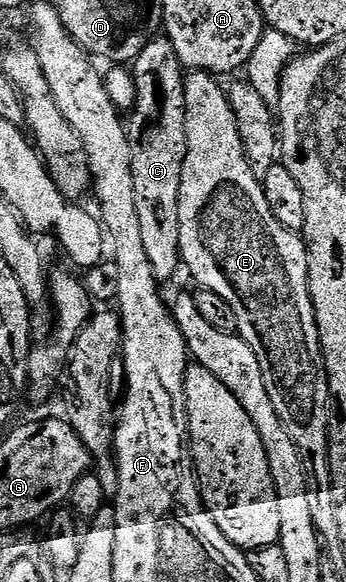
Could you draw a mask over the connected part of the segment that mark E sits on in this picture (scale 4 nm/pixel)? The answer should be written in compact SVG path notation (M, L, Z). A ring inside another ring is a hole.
M196 71L185 76L185 88L184 95L186 95L186 100L184 100L184 106L186 109L186 156L184 157L184 169L182 170L182 176L180 177L180 197L178 198L178 204L180 205L180 253L182 258L180 260L181 266L186 267L190 270L190 275L203 287L206 291L211 291L218 299L223 299L224 302L230 306L230 311L232 313L232 319L235 324L237 324L244 317L252 317L252 307L278 307L278 297L296 297L296 259L300 259L302 254L306 251L306 240L302 238L301 234L297 231L290 231L284 225L276 219L276 217L271 213L269 203L266 200L265 189L263 184L260 182L259 176L256 174L253 167L250 166L248 157L246 156L246 150L244 145L240 141L240 133L238 132L238 126L236 125L236 117L234 116L234 110L230 108L230 97L225 86L221 87L219 80L215 76L211 75L207 71Z

